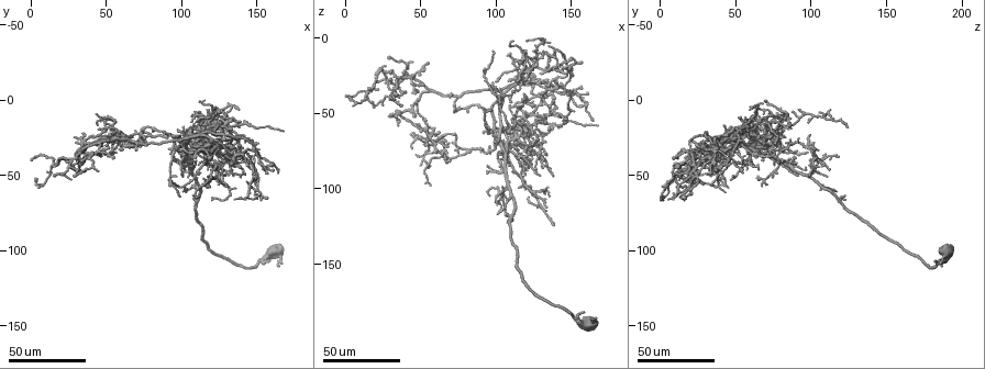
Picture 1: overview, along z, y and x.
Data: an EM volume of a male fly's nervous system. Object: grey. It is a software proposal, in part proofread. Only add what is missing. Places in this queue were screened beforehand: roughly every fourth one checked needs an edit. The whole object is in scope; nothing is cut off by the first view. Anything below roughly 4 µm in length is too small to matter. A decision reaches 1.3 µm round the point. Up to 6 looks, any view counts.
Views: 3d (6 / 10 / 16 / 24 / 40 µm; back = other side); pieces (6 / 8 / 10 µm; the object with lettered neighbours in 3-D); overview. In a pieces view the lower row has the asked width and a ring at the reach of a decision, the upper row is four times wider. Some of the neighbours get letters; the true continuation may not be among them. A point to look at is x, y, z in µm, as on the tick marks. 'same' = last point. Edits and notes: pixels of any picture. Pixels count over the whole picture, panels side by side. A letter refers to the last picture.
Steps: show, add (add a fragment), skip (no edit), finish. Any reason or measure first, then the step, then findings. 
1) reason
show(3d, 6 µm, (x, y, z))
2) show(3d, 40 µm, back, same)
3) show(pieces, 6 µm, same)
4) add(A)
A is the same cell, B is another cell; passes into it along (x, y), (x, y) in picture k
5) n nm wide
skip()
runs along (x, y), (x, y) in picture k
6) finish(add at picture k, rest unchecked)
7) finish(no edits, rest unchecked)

branch stops here
show(3d, 40 µm, (48, 32, 62))

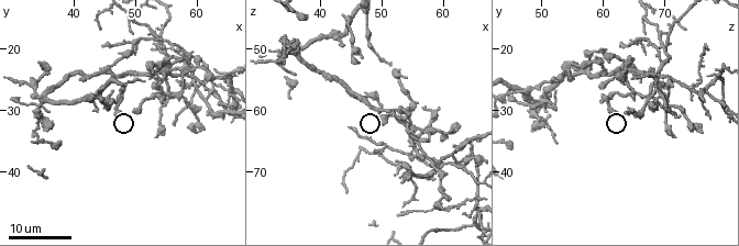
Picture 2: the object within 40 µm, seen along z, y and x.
show(pieces, 10 µm, (50.0, 30.5, 62.0))

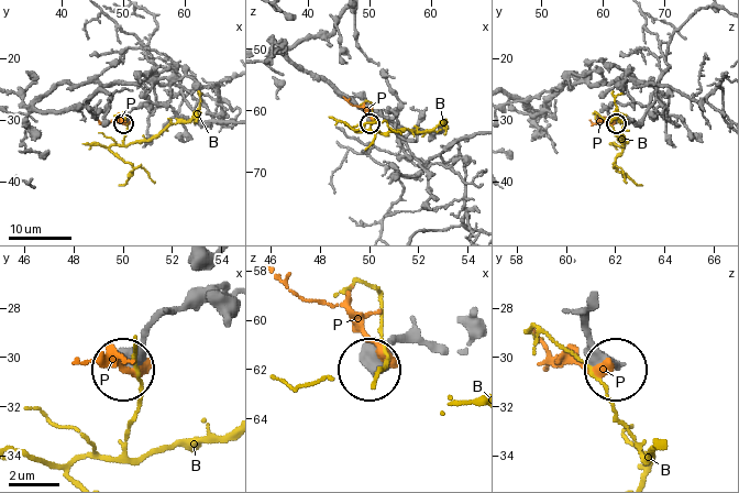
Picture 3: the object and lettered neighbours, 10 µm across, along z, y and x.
skip()
B and P are other cells; no lettered fragment goes on from it

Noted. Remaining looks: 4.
thin end
show(3d, 24 µm, (92, 54, 46))

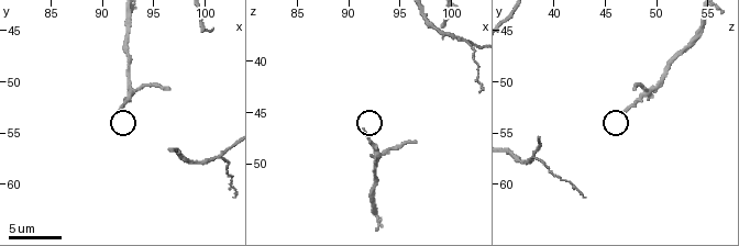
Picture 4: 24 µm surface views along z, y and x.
see the neighbours
show(pieces, 6 µm, (91.2, 53.0, 46.8))

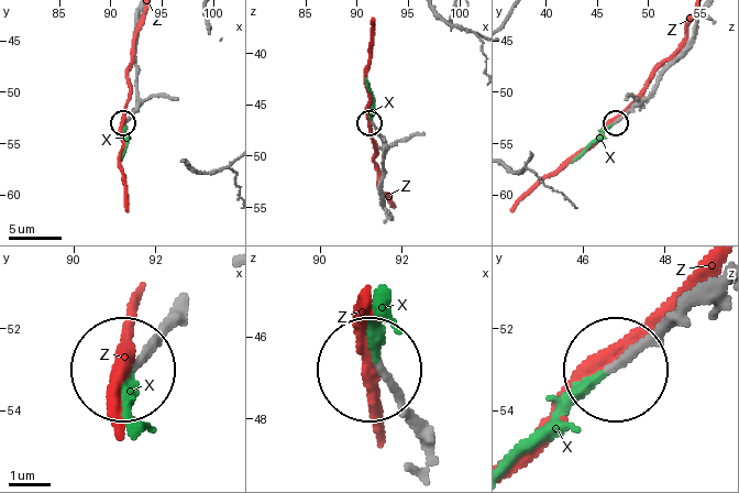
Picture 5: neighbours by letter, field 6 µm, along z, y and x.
add(X)
X is the same cell, Z is another cell; passes into it along (173, 311), (131, 378), (131, 416) in picture 5; the neuron continues

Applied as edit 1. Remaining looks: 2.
finish(add at picture 5, rest unchecked)

